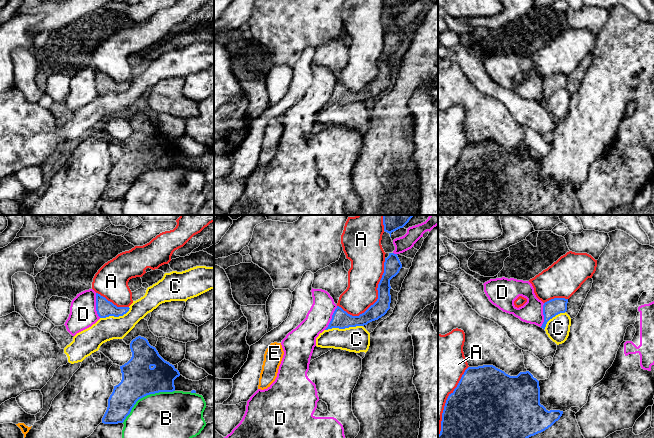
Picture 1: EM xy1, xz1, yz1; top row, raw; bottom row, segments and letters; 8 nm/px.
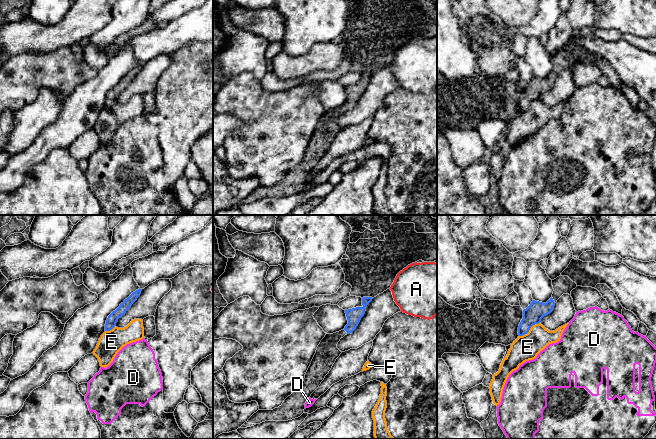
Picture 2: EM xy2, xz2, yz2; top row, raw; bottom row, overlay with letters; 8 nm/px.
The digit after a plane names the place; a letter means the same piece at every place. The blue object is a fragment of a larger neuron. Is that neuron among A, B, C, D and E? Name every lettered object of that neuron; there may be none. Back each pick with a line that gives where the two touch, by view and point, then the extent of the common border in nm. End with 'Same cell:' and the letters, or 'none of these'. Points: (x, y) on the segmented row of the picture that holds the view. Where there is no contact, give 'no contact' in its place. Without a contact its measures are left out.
Same cell: none of these

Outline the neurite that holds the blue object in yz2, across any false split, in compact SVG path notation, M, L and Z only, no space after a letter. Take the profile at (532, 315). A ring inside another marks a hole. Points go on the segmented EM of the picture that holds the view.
M559 276L552 280L552 286L554 289L552 297L546 303L533 300L531 304L523 310L523 319L518 327L519 336L527 334L533 325L539 324L544 316L552 312L557 300L563 294L571 295L571 291L577 287L577 284L568 276Z

